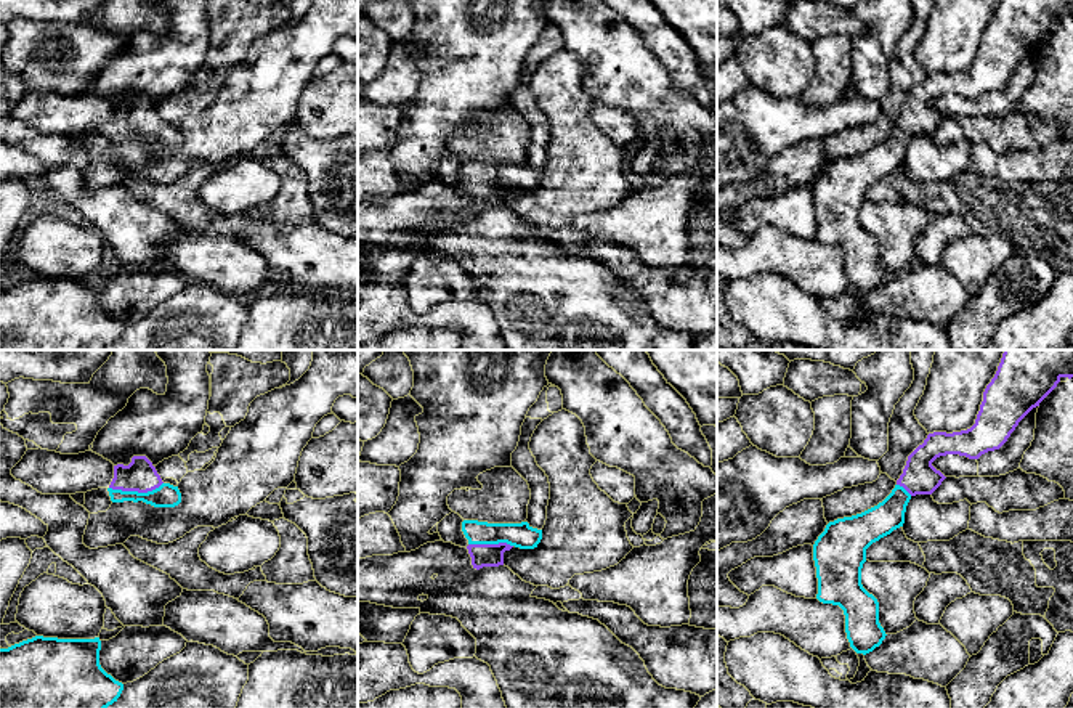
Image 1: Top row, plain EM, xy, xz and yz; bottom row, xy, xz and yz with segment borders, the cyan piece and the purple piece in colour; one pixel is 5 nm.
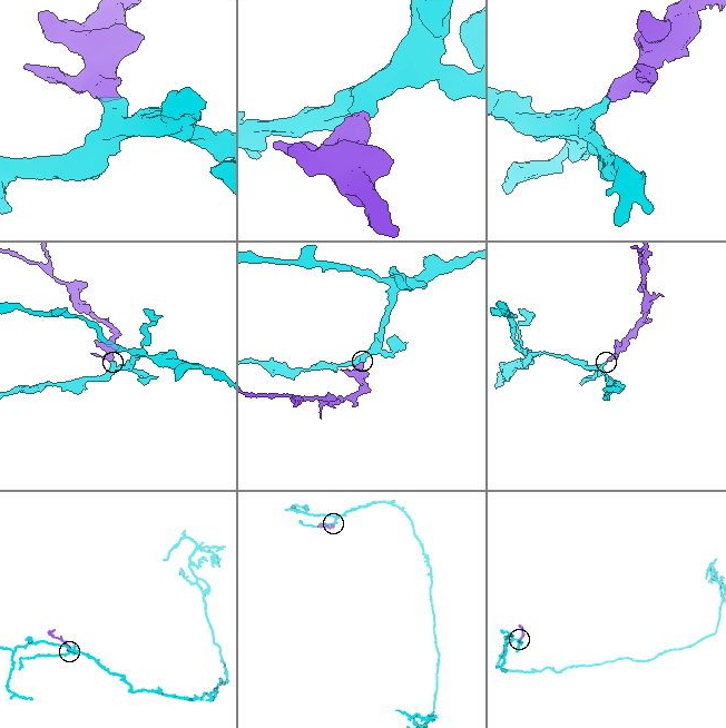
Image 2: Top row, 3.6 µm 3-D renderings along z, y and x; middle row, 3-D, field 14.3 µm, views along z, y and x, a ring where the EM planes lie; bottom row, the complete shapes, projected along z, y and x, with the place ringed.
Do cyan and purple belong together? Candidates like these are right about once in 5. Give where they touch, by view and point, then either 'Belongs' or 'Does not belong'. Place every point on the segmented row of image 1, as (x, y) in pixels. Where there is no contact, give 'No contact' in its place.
Touches cyan at xy (135, 492). Belongs

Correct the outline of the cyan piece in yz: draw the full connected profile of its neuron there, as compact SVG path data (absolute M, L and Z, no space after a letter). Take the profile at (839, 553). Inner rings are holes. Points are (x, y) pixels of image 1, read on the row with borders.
M1004 350L998 371L983 392L983 401L975 424L961 432L929 433L906 461L903 474L892 493L877 506L829 522L813 544L813 560L818 578L816 599L823 604L839 605L845 615L845 633L850 647L856 653L869 653L882 644L885 631L879 623L879 602L861 584L861 568L866 562L866 549L903 527L909 499L916 494L932 494L946 478L932 462L946 454L959 454L978 459L988 451L999 450L1018 422L1057 387L1062 377L1073 377L1073 350Z

